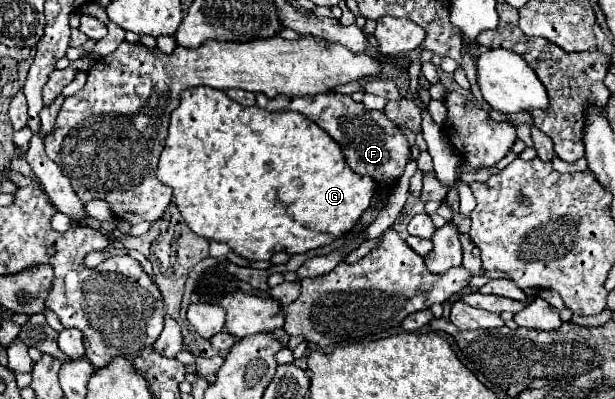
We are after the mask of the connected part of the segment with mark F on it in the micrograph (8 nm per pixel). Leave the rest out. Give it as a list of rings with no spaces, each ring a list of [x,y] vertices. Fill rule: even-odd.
[[[319,93],[313,97],[275,97],[275,99],[257,95],[257,105],[267,111],[297,111],[309,117],[335,143],[339,143],[347,165],[355,173],[369,175],[377,183],[379,193],[381,193],[381,185],[383,185],[383,193],[389,193],[401,179],[407,161],[411,161],[411,147],[399,125],[393,125],[393,121],[385,117],[385,111],[367,111],[363,103],[353,101],[349,95]]]

